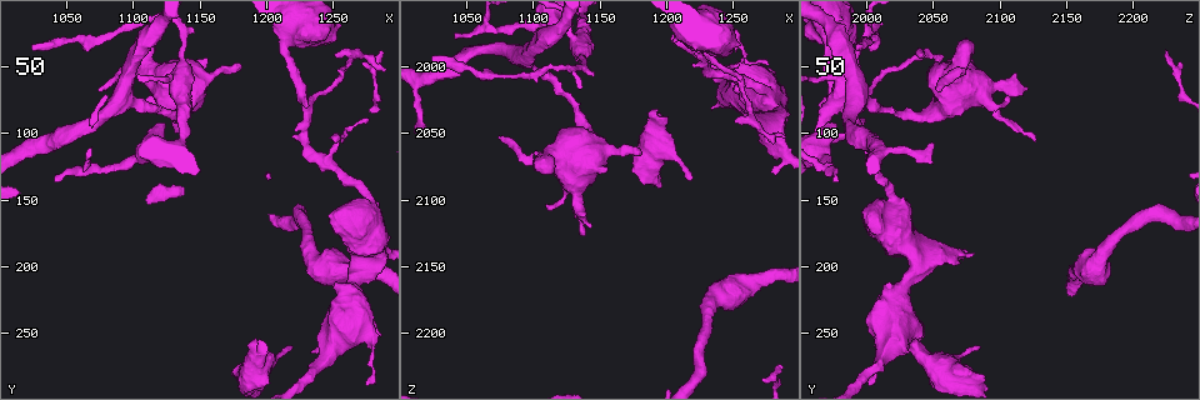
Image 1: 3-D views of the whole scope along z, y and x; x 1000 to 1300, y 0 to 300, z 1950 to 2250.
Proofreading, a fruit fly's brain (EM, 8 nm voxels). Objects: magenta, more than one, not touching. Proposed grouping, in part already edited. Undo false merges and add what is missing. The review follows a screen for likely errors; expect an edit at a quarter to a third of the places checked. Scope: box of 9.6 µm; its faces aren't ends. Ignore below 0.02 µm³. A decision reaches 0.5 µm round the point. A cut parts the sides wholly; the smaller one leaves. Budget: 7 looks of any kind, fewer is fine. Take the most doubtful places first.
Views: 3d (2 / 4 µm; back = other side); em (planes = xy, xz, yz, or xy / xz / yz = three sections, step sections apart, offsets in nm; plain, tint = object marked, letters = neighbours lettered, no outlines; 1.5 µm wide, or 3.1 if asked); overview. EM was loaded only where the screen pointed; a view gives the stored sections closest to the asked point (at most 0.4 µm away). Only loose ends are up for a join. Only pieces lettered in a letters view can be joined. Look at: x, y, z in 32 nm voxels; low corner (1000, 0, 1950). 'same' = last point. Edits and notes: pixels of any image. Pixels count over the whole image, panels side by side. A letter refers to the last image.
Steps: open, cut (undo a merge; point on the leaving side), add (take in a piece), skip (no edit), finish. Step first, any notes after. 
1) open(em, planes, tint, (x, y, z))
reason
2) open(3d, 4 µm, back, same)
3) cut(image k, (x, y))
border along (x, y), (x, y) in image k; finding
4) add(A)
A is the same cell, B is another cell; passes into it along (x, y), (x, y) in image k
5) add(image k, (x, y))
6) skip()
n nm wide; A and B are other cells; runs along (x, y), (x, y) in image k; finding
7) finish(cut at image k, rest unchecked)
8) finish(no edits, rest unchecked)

open(em, planes, plain, (1192, 256, 2034))
branch stops here

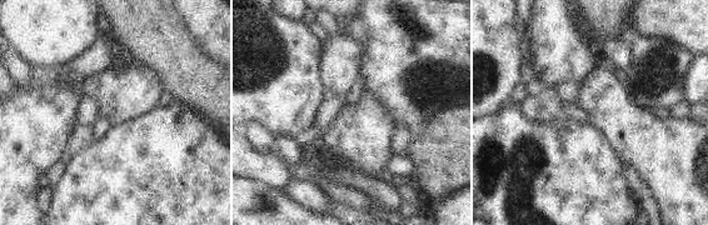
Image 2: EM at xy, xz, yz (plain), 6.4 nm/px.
open(em, planes, tint, same)
with the object marked

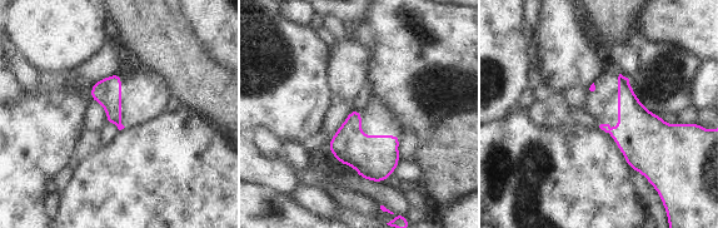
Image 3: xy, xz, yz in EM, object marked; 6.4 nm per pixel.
open(em, planes, letters, same)

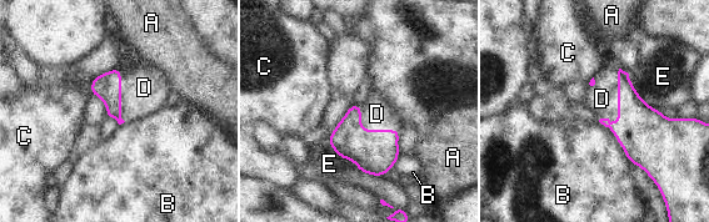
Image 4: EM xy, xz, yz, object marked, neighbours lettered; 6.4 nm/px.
add(D)
D is the same cell, A, B, C and E are other cells; passes into it along (640, 129), (618, 97), (602, 99) in image 4; it goes on there

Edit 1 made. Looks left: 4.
open(em, yz, step 8, tint, (1136, 108, 2126))
tapers out

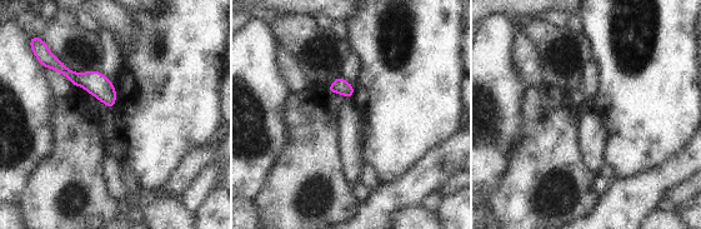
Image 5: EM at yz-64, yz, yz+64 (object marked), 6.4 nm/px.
open(em, yz, step 8, letters, same)
what lies round it

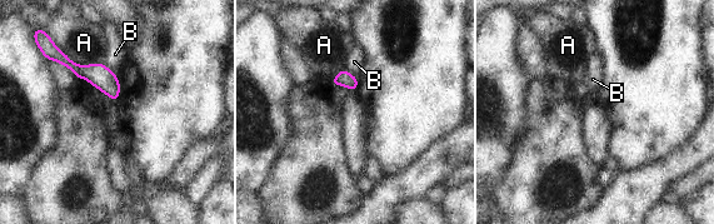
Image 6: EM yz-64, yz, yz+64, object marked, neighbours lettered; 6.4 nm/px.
skip()
A and B are other cells; runs along (61, 59), (93, 73), (116, 96) in image 6; none of them fits

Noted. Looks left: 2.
finish(add at image 4, rest unchecked)

